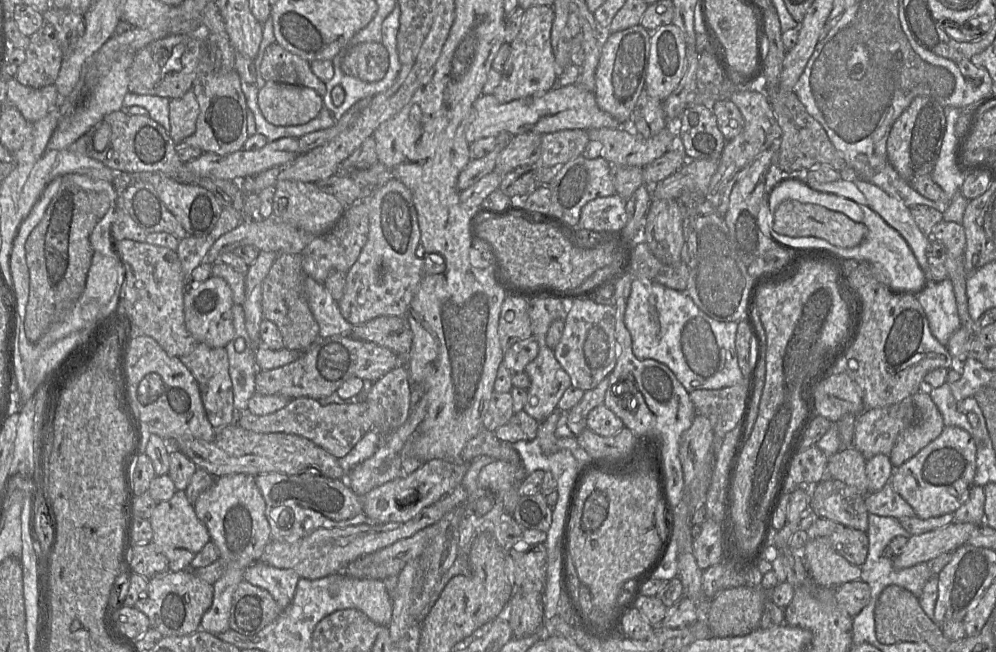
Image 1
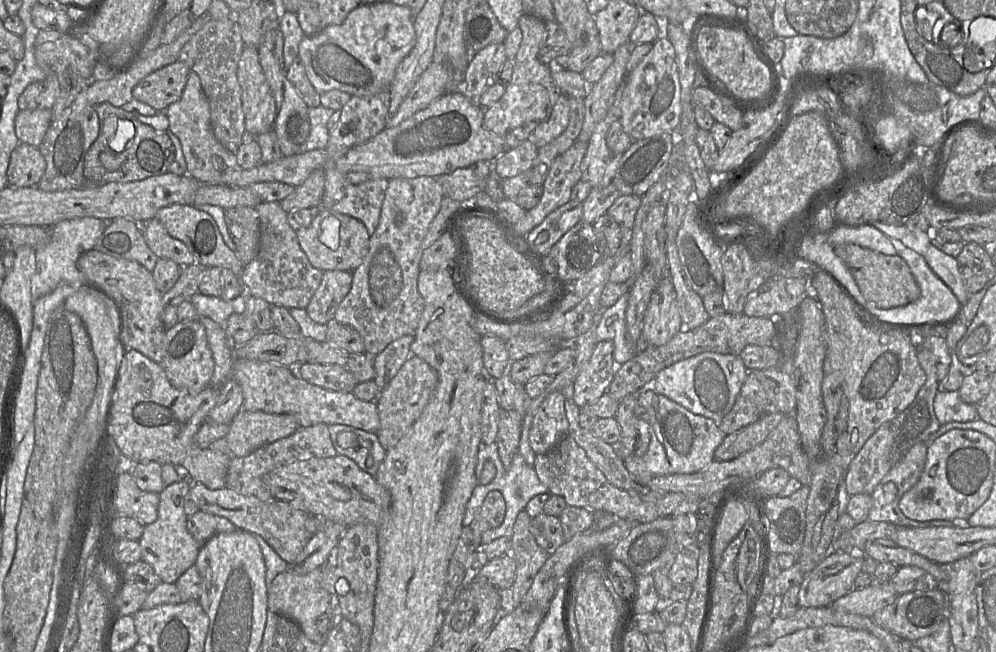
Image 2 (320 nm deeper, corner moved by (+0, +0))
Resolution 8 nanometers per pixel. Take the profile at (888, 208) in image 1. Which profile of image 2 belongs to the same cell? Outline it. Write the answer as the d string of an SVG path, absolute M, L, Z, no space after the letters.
M931 242L923 256L932 271L951 289L960 304L966 304L967 292L955 257L937 249Z

